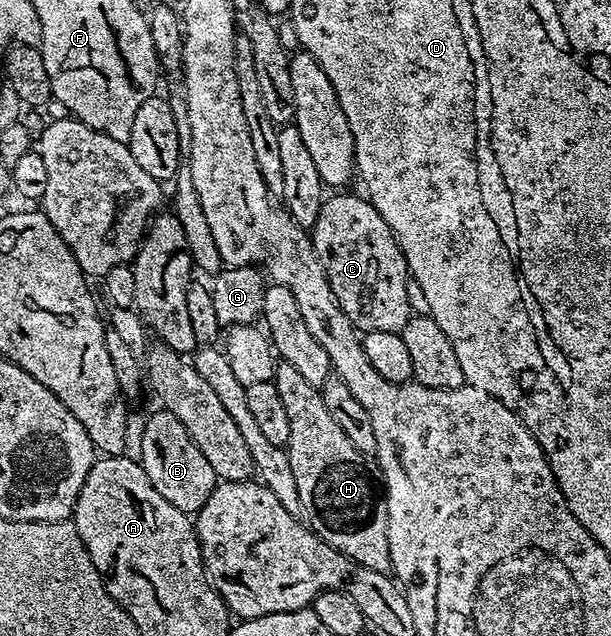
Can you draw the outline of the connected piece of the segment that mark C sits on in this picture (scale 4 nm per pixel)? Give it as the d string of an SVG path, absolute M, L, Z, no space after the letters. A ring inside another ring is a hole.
M333 194L325 198L319 210L318 220L311 229L313 249L323 262L323 270L327 274L327 282L353 327L362 333L374 332L375 330L387 330L399 332L403 326L407 326L411 315L409 309L409 288L411 292L411 277L409 267L405 265L405 255L401 253L401 247L393 237L391 226L383 222L379 210L370 204L364 195L341 196L345 194Z

